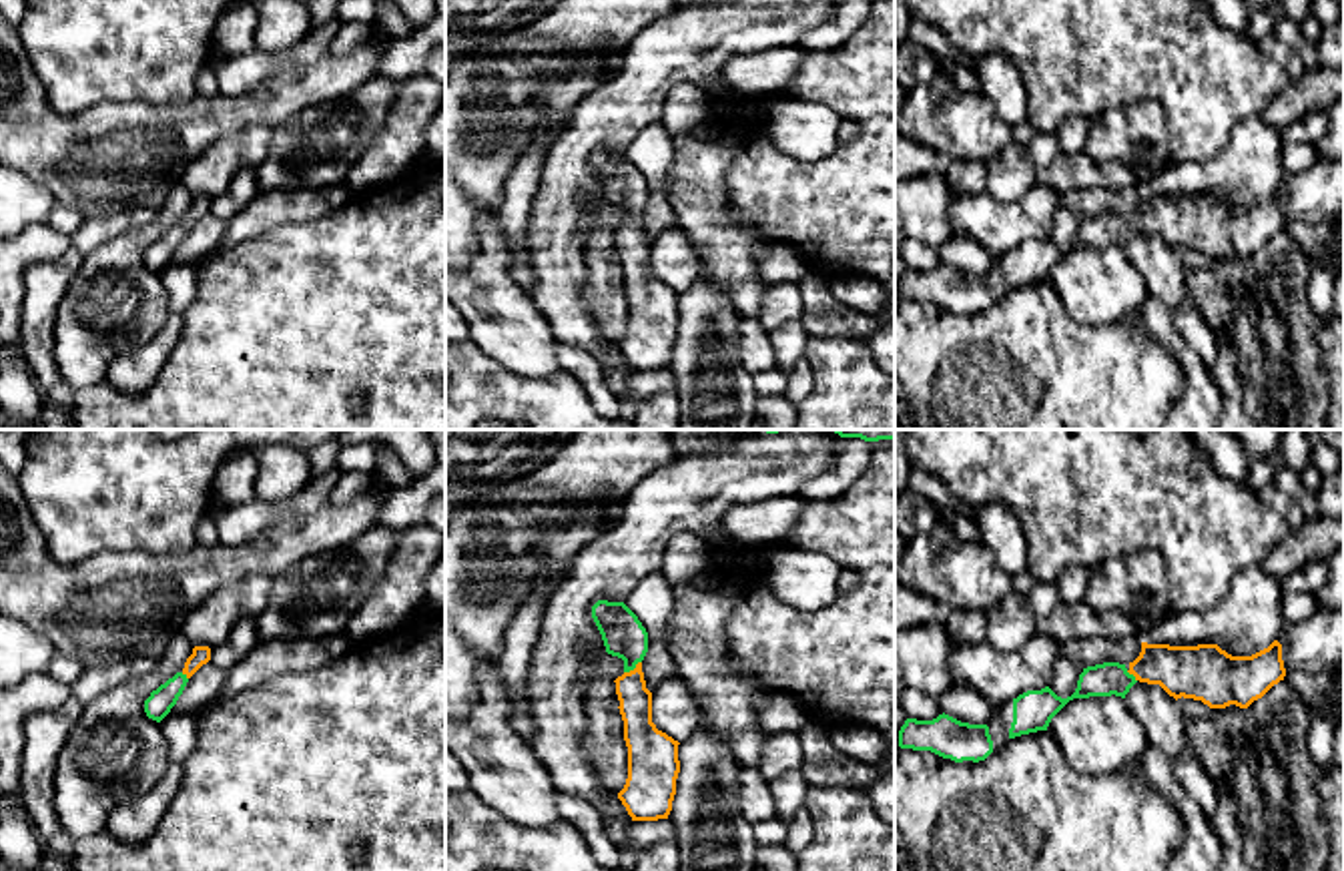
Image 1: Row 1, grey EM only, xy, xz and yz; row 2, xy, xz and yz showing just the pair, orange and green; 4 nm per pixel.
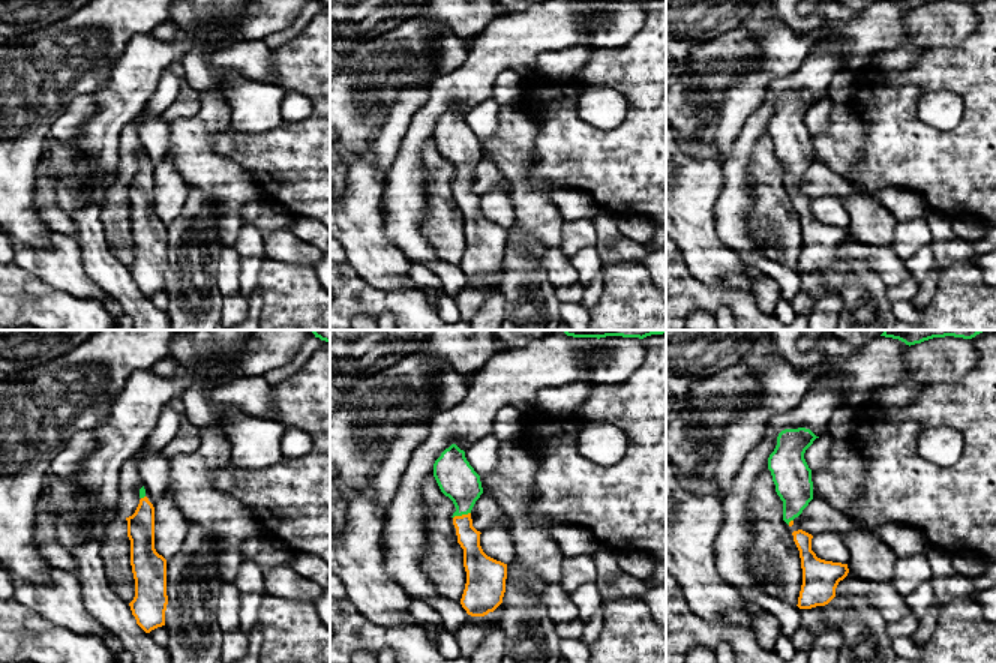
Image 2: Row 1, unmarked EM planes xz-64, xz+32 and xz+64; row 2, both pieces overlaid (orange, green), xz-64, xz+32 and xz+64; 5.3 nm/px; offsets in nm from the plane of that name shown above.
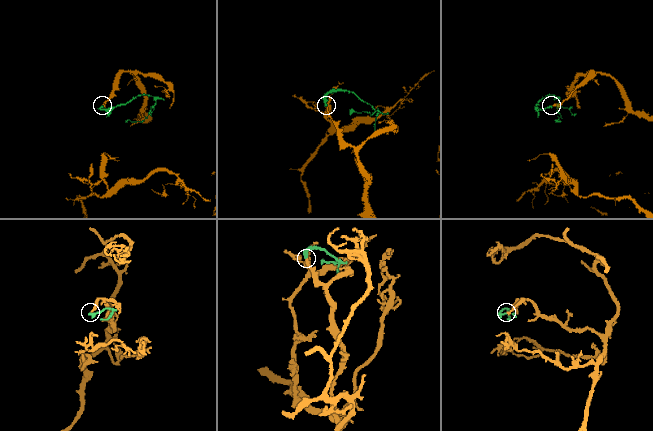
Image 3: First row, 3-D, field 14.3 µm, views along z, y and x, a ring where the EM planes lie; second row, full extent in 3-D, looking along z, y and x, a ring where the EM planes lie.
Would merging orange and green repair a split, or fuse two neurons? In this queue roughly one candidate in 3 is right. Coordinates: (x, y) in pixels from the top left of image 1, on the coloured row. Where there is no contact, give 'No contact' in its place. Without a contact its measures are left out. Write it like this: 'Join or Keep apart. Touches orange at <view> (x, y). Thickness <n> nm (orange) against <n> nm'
Join. Touches orange at xz (634, 669). Thickness 130 nm (orange) against 170 nm

